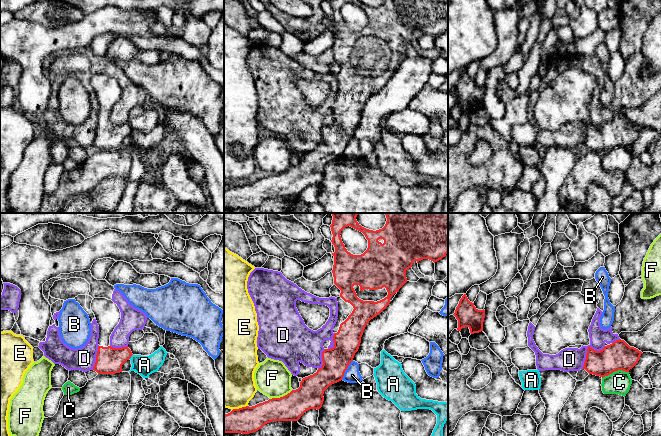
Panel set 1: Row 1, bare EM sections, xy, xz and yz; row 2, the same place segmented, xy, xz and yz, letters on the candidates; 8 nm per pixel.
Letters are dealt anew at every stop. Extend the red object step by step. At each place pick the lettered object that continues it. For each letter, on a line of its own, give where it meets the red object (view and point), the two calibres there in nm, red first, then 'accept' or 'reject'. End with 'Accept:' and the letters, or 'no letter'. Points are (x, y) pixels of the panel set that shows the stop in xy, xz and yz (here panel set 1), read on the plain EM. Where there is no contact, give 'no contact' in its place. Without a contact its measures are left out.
A: xy (131, 131) | 220/160 nm | reject
B: xz (346, 145) | 220/130 nm | reject
C: yz (615, 146) | 220/190 nm | reject
D: yz (587, 125) | 220/190 nm | reject
E: xz (239, 184) | 220/440 nm | reject
F: xz (281, 173) | 220/280 nm | reject
Accept: no letter

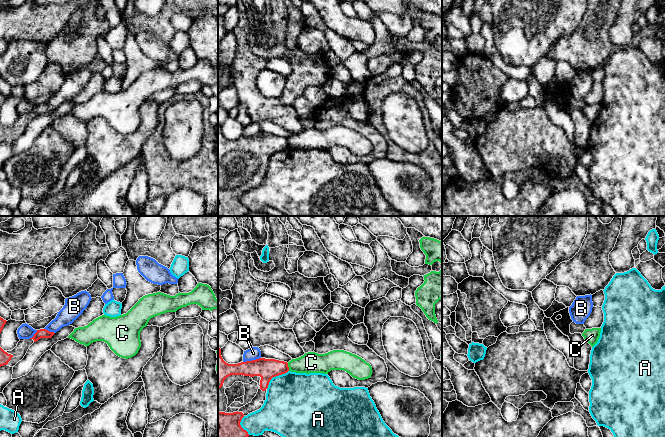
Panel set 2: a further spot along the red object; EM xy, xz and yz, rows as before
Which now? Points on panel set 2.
A: xz (275, 152) | 160/440 nm | reject
B: xz (252, 136) | 160/100 nm | reject
C: xz (288, 143) | 160/170 nm | reject
Accept: no letter

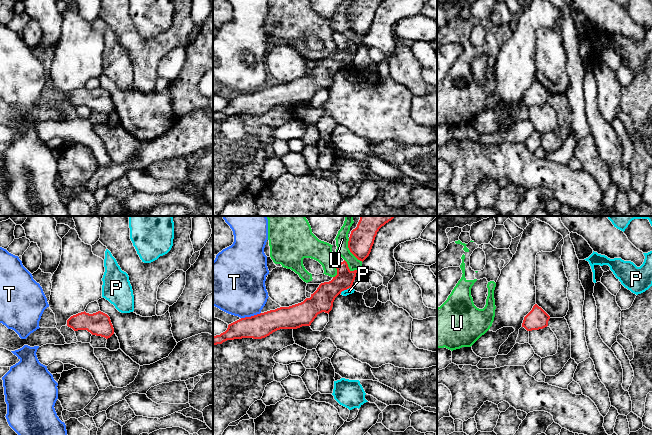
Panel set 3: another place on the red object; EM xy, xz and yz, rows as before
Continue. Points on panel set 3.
P: xz (345, 65) | 180/50 nm | reject
T: xz (251, 92) | 200/440 nm | reject
U: xz (350, 27) | 200/100 nm | reject
Accept: no letter

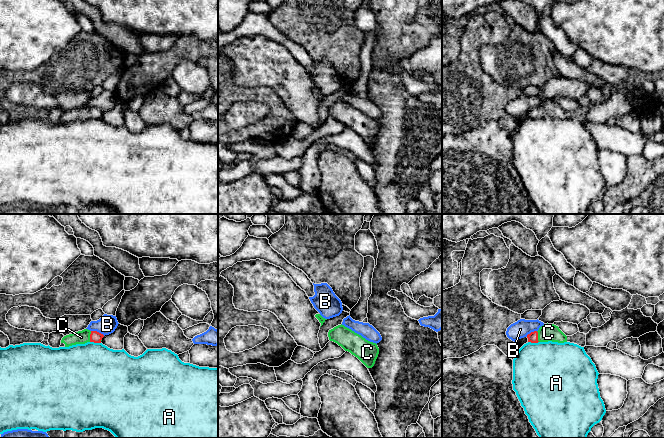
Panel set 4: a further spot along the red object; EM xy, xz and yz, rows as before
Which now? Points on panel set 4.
A: xy (95, 118) | 90/480 nm | reject
B: xy (98, 108) | 90/150 nm | reject
C: xy (90, 112) | 90/110 nm | accept
Accept: C

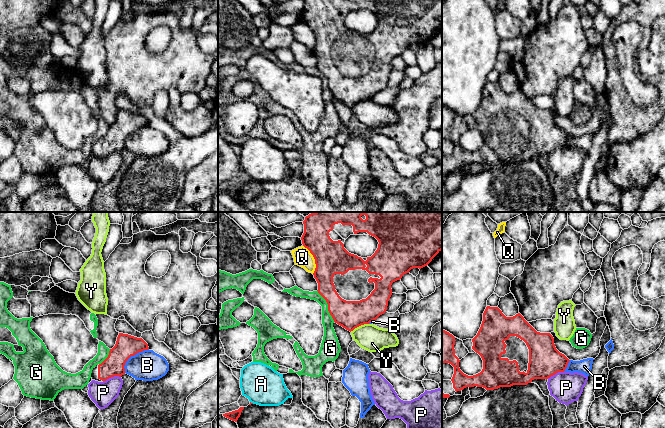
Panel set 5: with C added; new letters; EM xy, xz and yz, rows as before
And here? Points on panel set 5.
A: xz (252, 179) | 20/320 nm | reject
B: xy (131, 131) | 180/240 nm | reject
G: xz (328, 82) | 220/100 nm | reject
P: xy (111, 152) | 170/190 nm | reject
Q: xz (314, 34) | 260/140 nm | reject
Y: xz (359, 101) | 220/200 nm | reject
Accept: no letter

